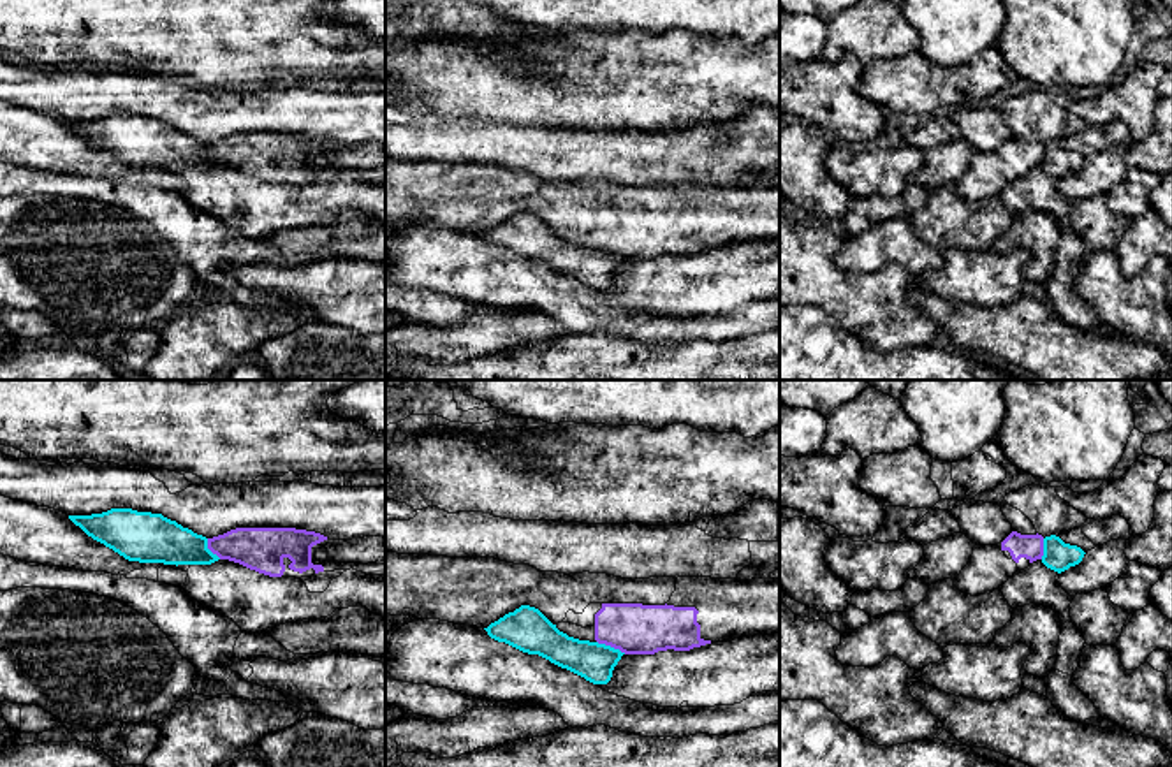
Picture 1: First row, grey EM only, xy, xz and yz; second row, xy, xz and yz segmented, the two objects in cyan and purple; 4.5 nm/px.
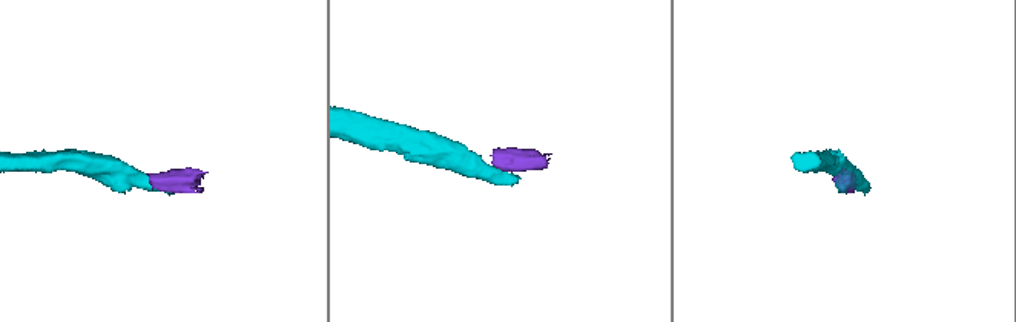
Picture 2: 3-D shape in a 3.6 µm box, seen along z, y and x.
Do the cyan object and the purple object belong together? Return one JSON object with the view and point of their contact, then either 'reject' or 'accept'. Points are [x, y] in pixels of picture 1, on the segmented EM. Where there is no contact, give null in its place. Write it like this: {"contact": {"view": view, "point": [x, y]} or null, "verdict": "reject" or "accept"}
{"contact": {"view": "xz", "point": [609, 646]}, "verdict": "reject"}

